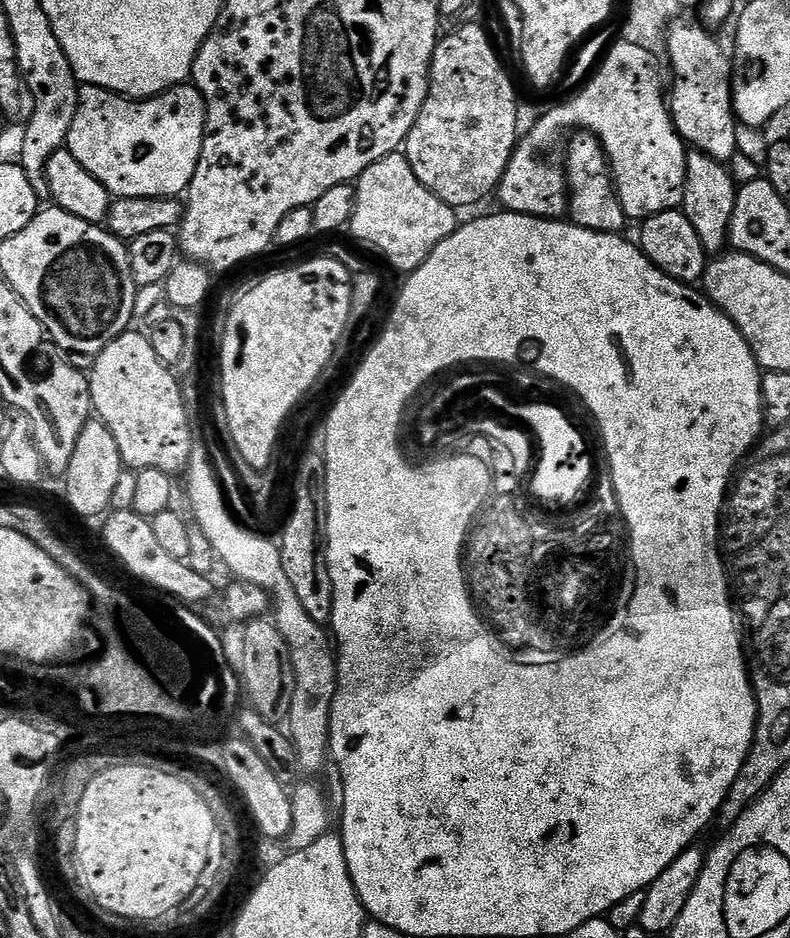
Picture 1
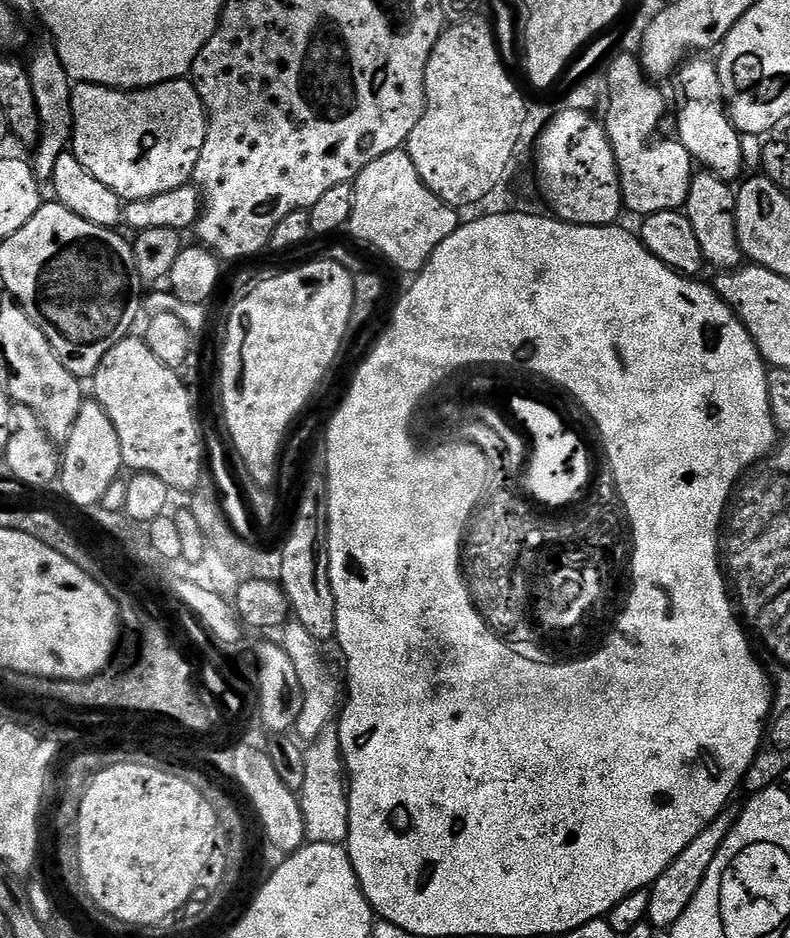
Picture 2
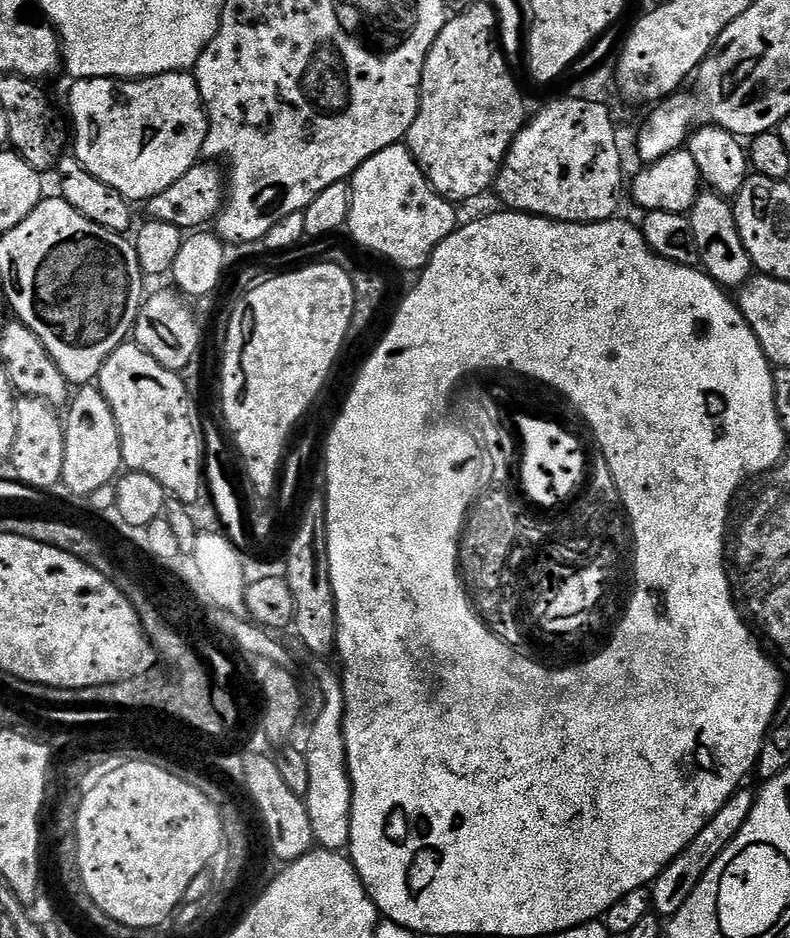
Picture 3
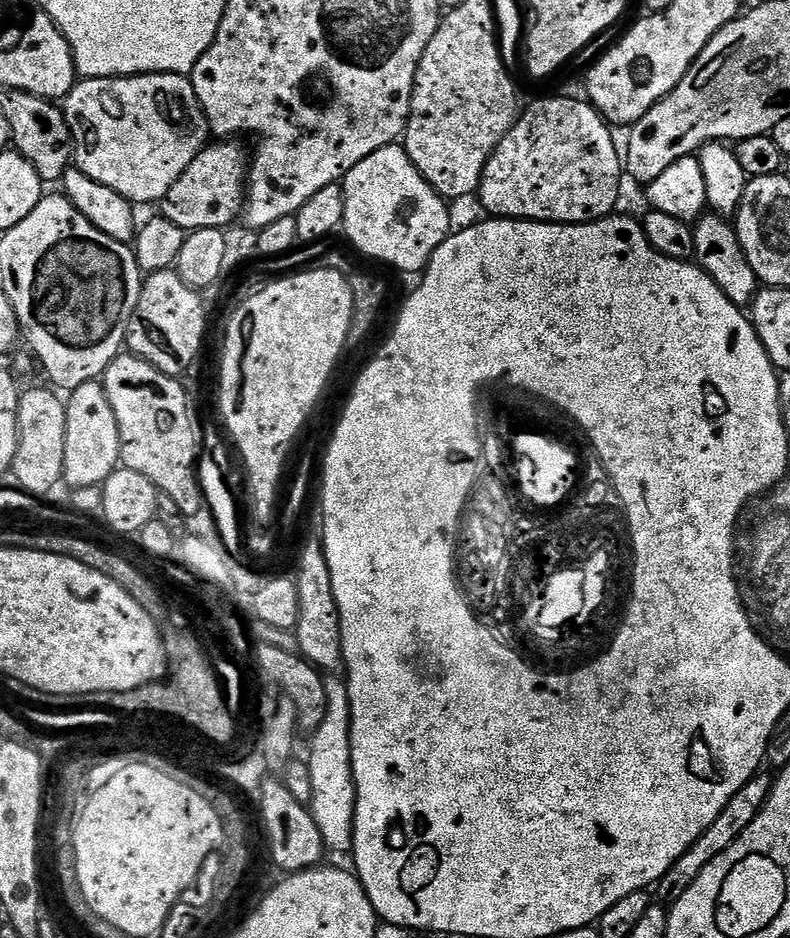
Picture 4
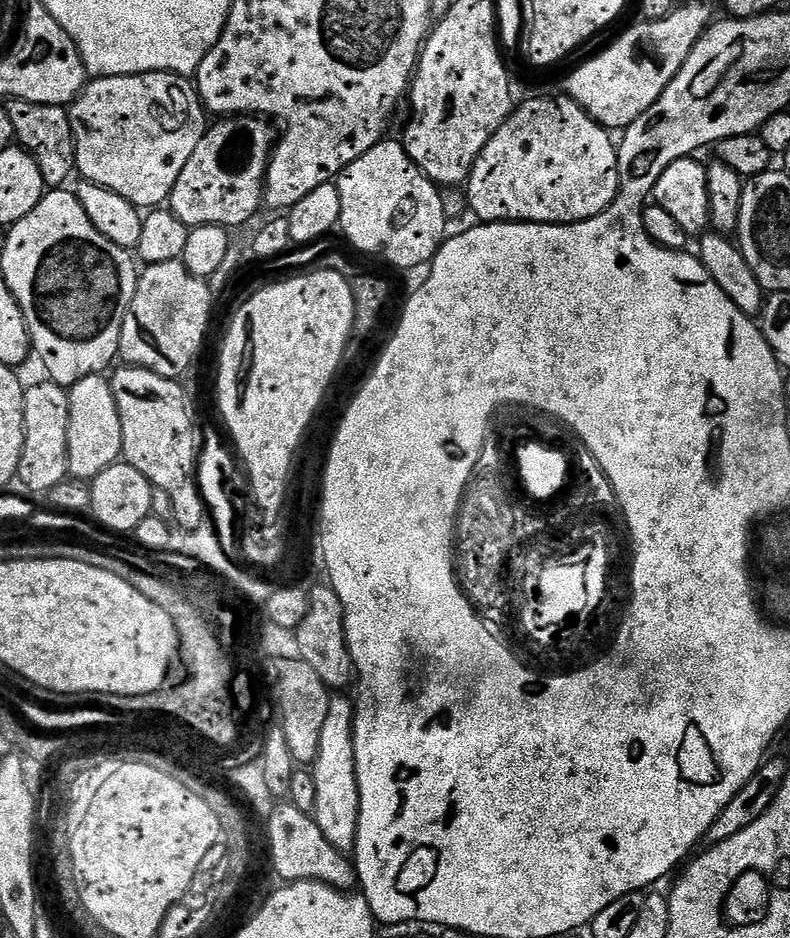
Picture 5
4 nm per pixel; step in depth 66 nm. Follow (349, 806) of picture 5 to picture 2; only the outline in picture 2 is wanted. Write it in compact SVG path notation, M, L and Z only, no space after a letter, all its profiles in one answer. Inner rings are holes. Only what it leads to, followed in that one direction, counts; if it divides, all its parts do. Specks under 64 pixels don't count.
M329 726L303 749L306 778L302 778L302 790L298 793L304 839L309 844L344 844L350 830L348 809L348 785L344 758L340 755L340 733Z

